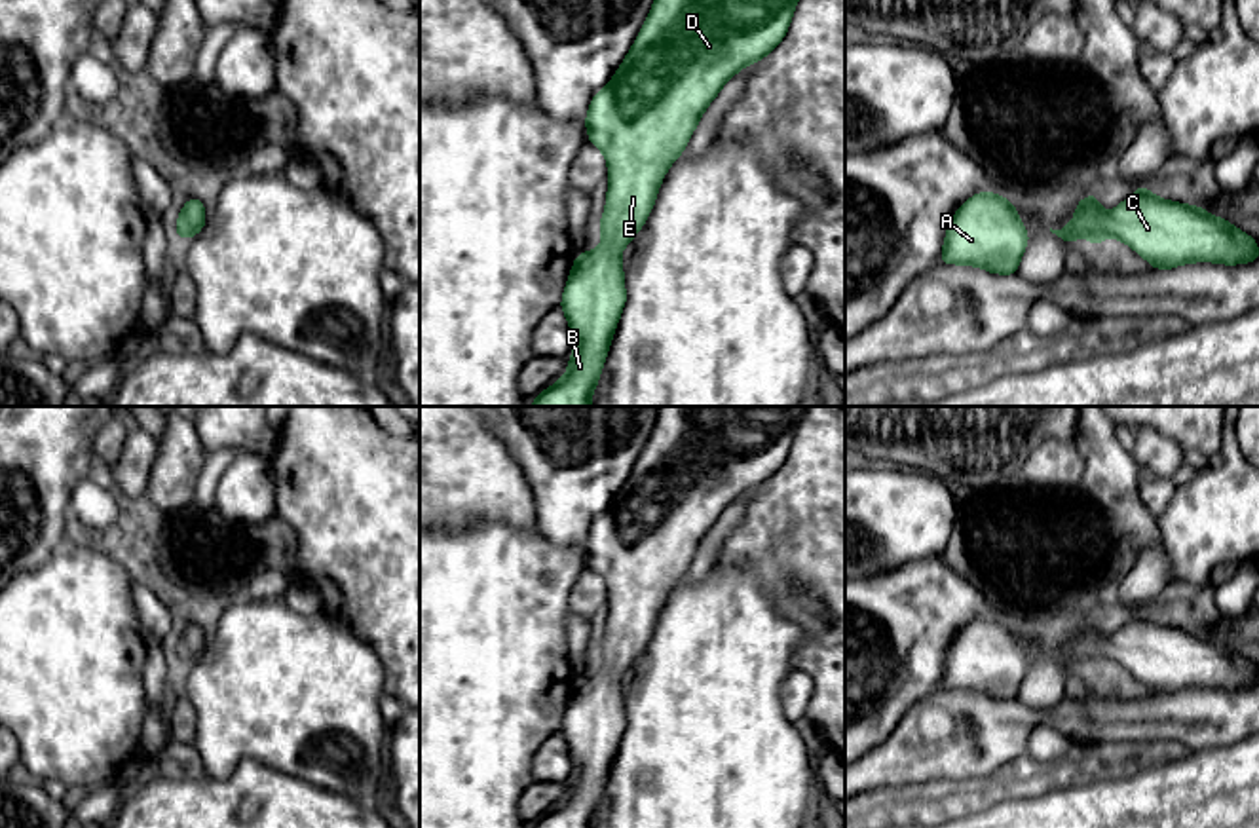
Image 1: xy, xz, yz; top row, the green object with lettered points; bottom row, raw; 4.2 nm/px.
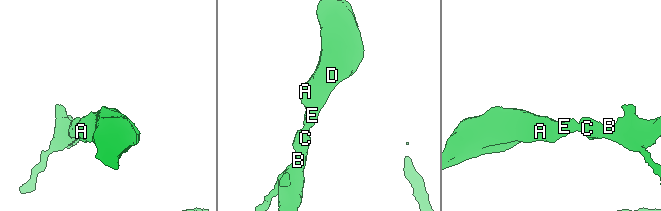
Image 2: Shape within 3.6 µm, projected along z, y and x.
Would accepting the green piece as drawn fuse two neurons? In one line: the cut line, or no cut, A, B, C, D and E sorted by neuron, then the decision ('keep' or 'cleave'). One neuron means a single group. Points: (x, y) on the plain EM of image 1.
cut none; groups A B C D E; keep

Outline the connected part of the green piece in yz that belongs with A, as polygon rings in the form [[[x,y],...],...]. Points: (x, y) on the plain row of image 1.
[[[980,617],[961,629],[949,646],[938,687],[1012,701],[1018,699],[1027,668],[1018,632],[1001,619]]]

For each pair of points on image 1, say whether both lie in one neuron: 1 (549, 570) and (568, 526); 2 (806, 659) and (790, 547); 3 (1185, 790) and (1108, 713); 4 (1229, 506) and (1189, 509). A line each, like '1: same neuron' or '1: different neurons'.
1: different neurons
2: same neuron
3: different neurons
4: same neuron

